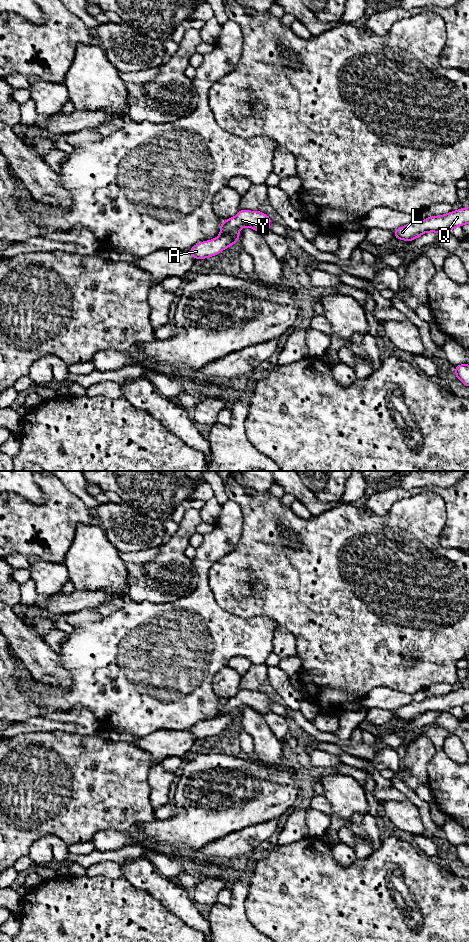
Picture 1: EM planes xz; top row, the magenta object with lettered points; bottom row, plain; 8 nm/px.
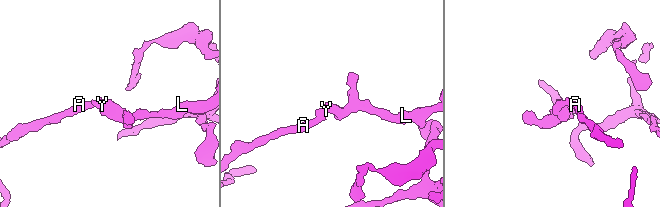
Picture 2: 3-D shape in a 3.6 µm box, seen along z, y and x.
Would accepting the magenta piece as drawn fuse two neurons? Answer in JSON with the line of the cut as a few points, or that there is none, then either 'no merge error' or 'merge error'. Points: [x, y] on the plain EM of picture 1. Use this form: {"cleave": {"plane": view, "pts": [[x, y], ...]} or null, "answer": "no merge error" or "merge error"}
{"cleave": {"plane": "xz", "pts": [[237, 710], [221, 714]]}, "answer": "merge error"}

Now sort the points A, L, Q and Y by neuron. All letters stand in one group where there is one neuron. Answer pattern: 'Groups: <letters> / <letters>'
Groups: A / L Q Y

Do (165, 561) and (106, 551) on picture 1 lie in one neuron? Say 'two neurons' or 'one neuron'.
two neurons

